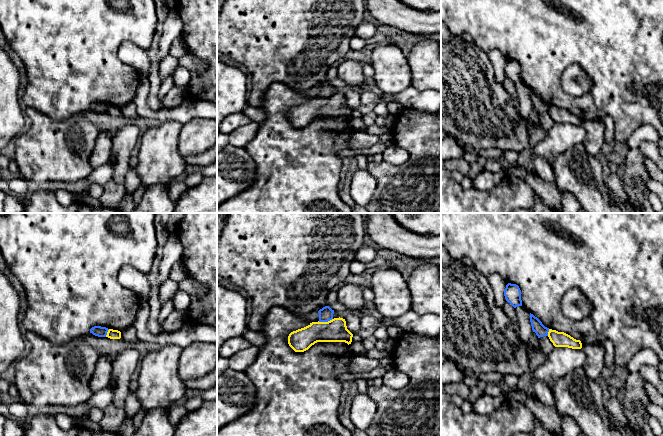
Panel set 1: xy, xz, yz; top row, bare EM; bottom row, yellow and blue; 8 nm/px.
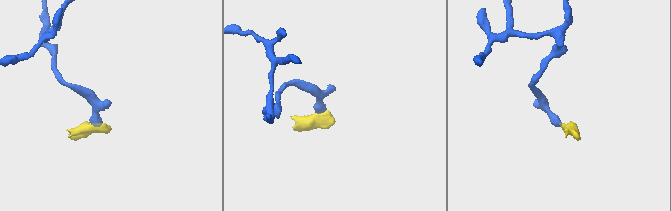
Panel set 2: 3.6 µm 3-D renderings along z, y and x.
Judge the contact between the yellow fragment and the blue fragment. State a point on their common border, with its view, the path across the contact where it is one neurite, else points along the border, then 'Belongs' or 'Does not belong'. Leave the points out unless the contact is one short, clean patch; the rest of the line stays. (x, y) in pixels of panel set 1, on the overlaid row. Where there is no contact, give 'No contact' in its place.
Touches yellow at xz (325, 322). Boundary: xz (332, 318), (327, 321), (318, 321). Does not belong

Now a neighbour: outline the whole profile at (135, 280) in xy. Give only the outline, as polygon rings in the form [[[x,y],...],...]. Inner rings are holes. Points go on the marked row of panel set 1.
[[[127,265],[120,269],[117,279],[122,286],[132,290],[141,301],[149,302],[152,291],[149,273],[143,273]]]

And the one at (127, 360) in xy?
[[[133,347],[121,350],[113,358],[113,372],[111,377],[113,388],[112,403],[119,408],[124,408],[125,400],[130,394],[129,385],[132,380],[131,377],[138,368],[139,362],[139,352]]]

